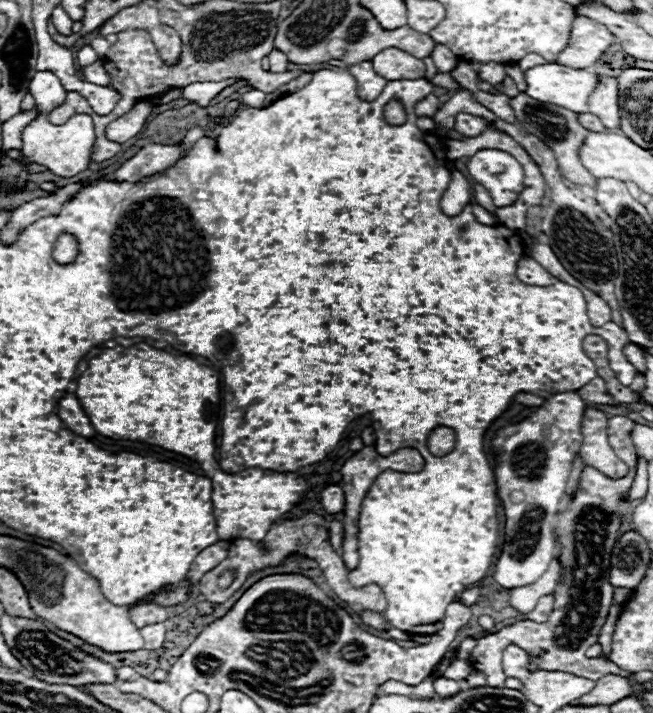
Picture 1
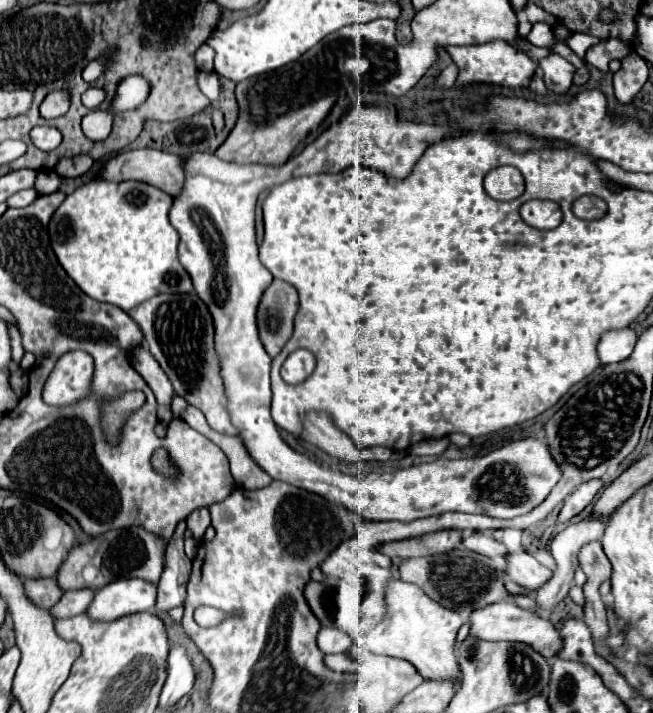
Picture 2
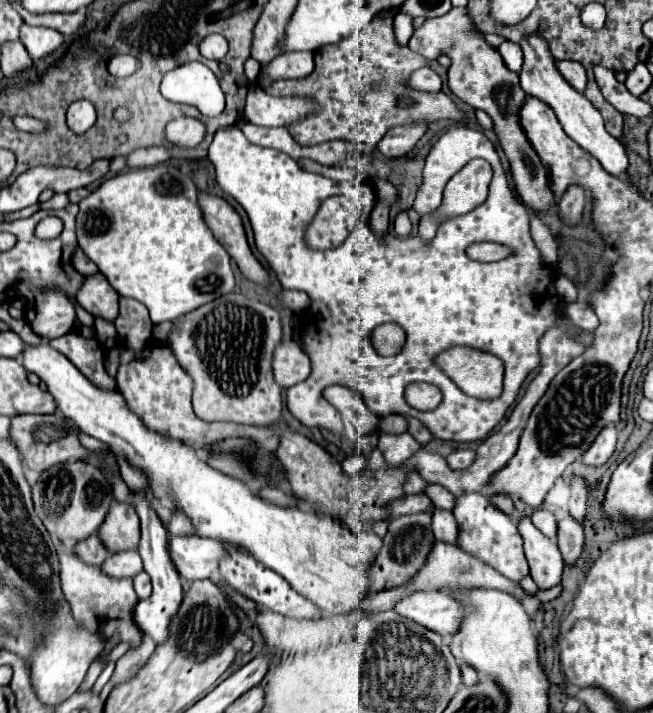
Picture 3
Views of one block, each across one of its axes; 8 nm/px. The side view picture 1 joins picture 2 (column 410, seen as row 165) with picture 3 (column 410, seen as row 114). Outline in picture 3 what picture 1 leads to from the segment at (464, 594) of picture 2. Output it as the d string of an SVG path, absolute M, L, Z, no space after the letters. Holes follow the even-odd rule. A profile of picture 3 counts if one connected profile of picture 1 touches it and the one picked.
M428 512L412 514L412 516L396 516L390 520L388 534L384 536L384 546L382 546L380 554L376 556L372 570L370 570L374 592L400 586L400 584L408 582L422 568L424 560L428 558L428 552L432 550L432 544L436 542L430 524L432 522L430 522Z

